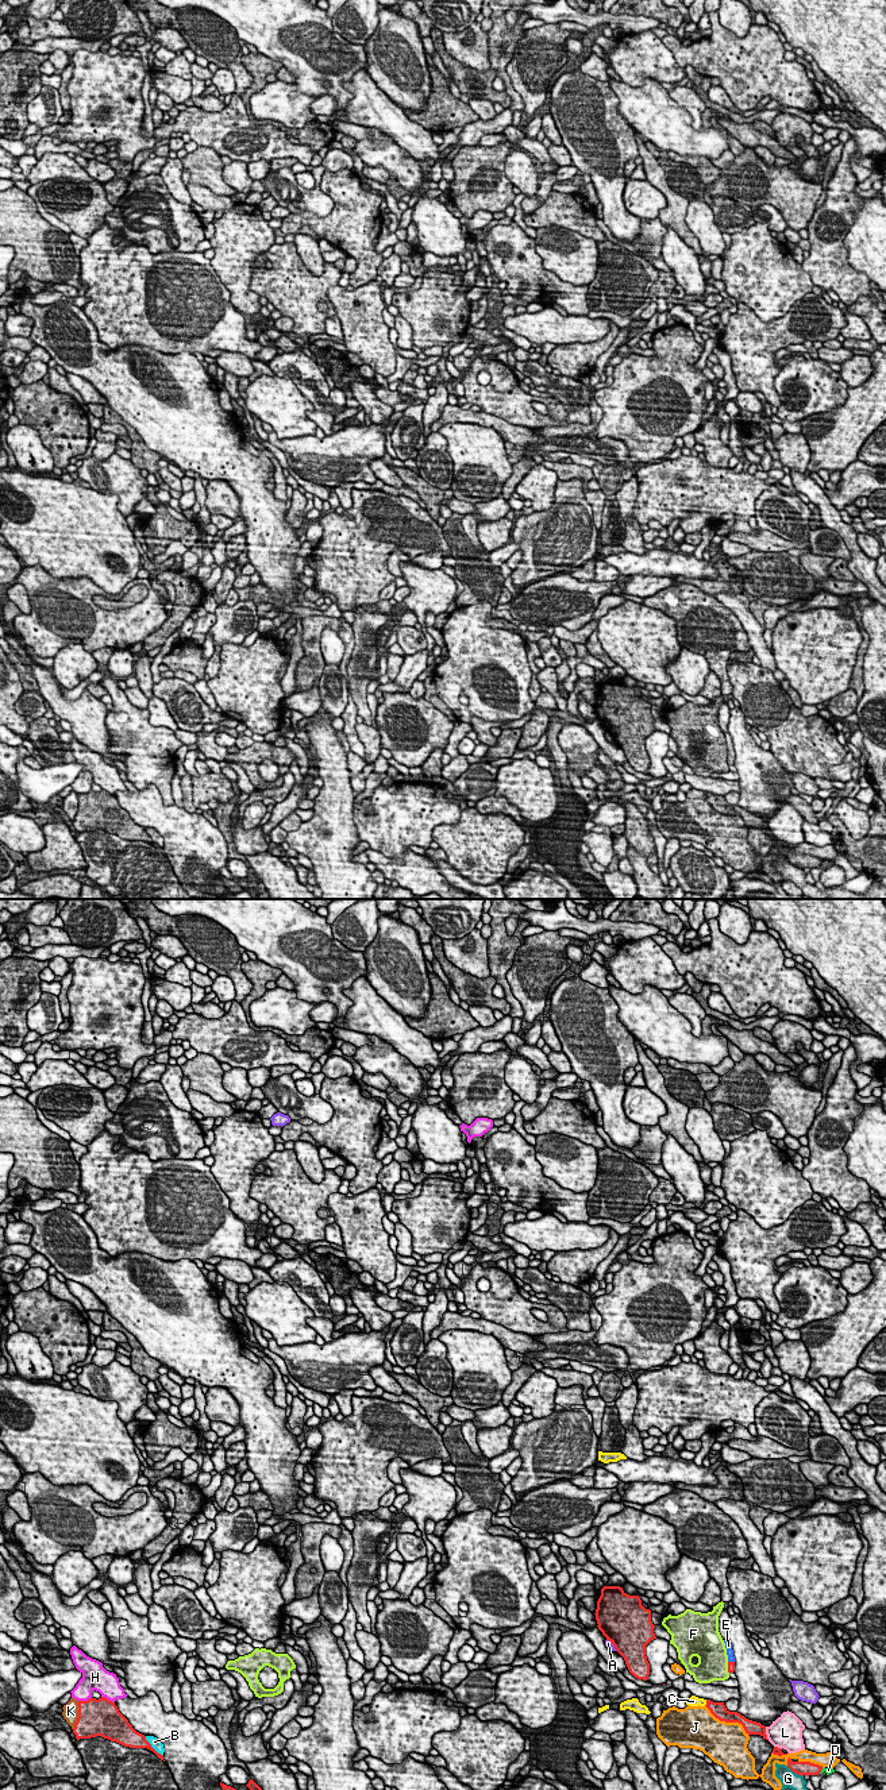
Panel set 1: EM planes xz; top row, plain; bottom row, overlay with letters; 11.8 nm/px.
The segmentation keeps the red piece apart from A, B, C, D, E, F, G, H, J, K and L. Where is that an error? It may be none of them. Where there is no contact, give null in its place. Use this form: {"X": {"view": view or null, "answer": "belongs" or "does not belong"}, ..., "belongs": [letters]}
{"A": {"view": "xz", "answer": "does not belong"}, "B": {"view": "xz", "answer": "does not belong"}, "C": {"view": "xz", "answer": "does not belong"}, "D": {"view": "xz", "answer": "does not belong"}, "E": {"view": "xz", "answer": "belongs"}, "F": {"view": "xz", "answer": "does not belong"}, "G": {"view": "xz", "answer": "does not belong"}, "H": {"view": "xz", "answer": "does not belong"}, "J": {"view": "xz", "answer": "does not belong"}, "K": {"view": "xz", "answer": "does not belong"}, "L": {"view": "xz", "answer": "does not belong"}, "belongs": ["E"]}

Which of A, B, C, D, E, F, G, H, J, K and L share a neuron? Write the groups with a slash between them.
A / B / C / D / E / F / G / H / J / K / L

